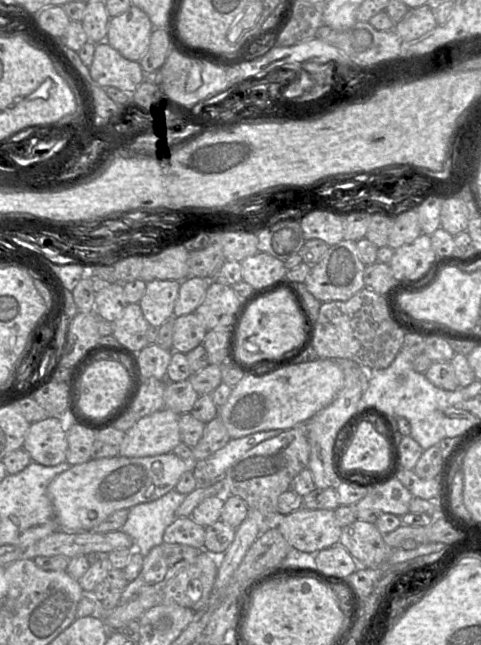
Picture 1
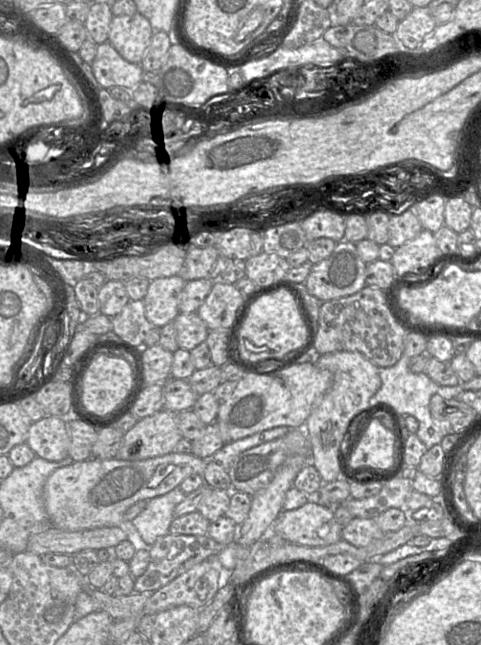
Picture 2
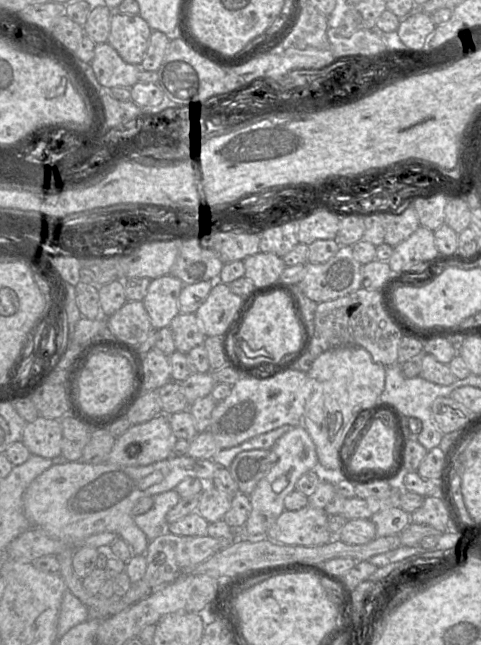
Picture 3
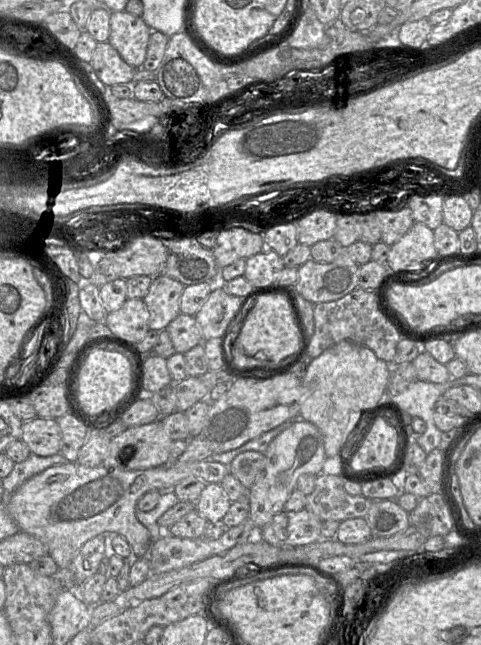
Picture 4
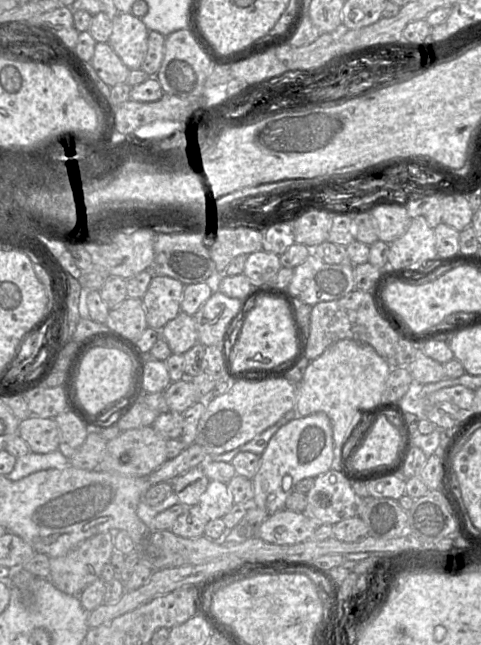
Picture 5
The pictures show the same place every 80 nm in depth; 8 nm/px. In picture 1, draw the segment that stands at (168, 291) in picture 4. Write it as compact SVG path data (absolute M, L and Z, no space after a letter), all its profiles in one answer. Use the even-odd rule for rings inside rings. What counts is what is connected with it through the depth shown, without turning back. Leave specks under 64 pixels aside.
M153 280L146 283L144 294L138 304L151 326L160 327L174 317L180 283L181 281L175 280Z

